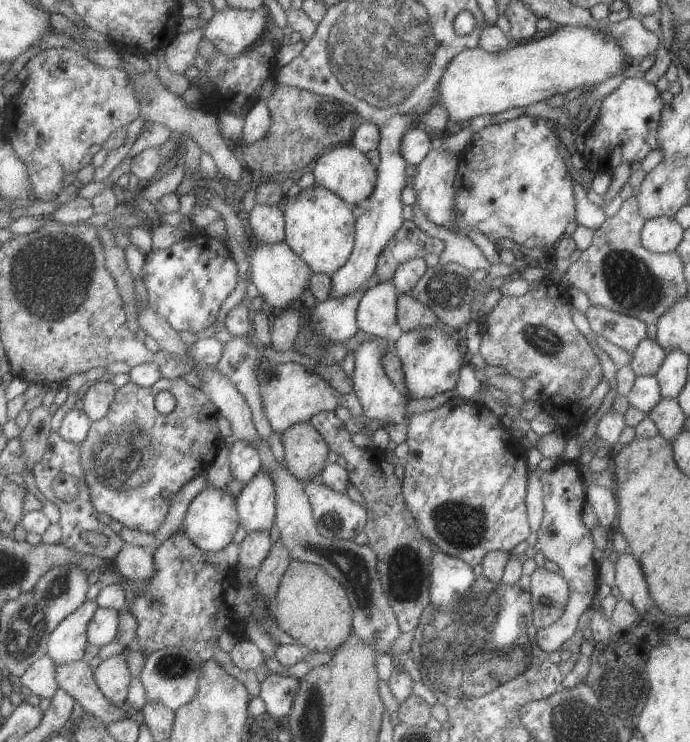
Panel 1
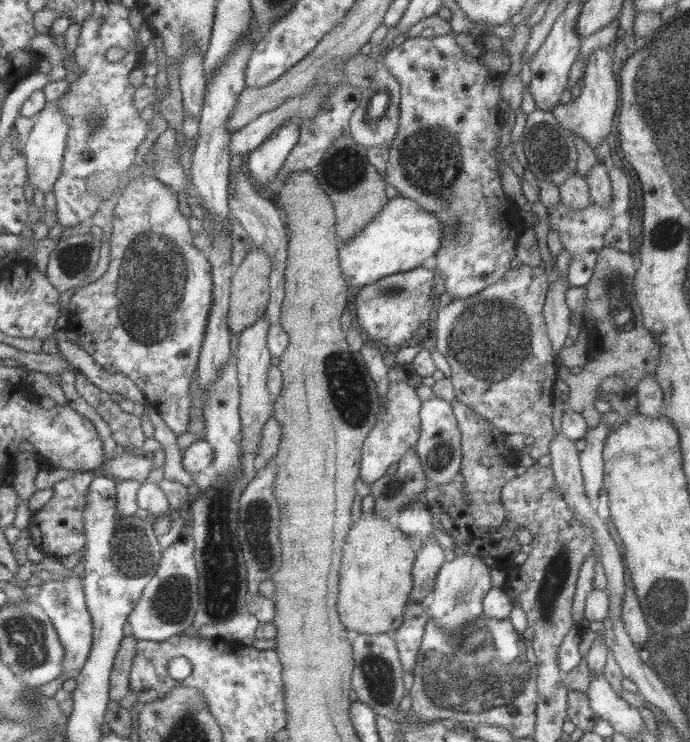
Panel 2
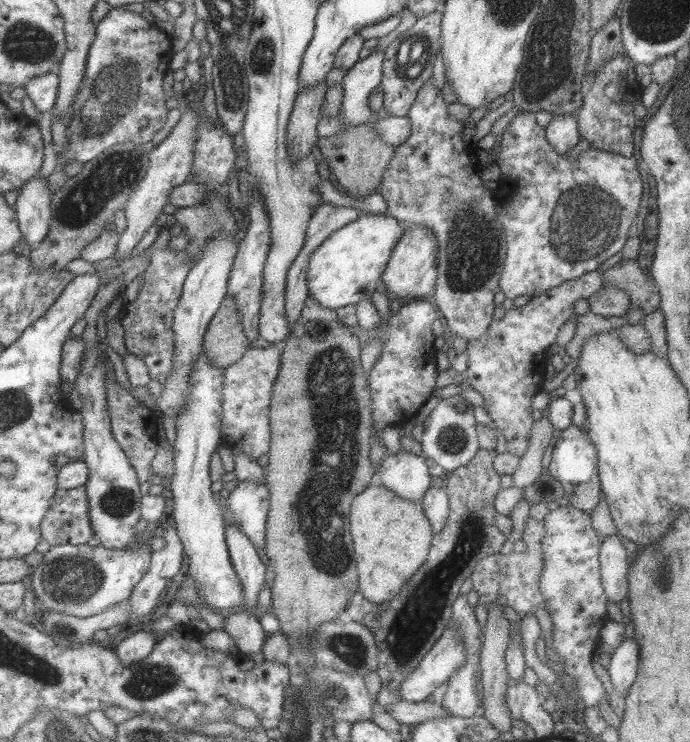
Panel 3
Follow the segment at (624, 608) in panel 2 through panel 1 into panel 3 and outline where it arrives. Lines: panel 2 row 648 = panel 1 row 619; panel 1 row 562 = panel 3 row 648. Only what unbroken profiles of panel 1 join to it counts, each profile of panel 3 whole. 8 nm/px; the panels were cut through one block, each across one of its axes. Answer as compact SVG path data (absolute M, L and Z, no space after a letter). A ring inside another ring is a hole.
M624 638L610 655L609 666L607 668L610 681L614 690L625 696L628 688L635 680L637 672L637 641L633 638Z

